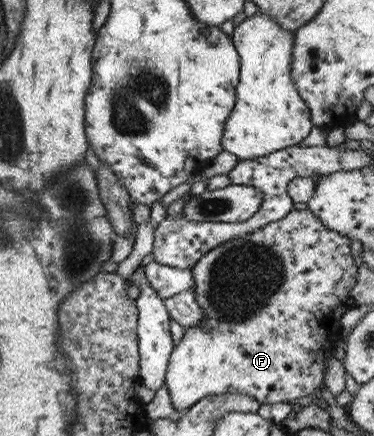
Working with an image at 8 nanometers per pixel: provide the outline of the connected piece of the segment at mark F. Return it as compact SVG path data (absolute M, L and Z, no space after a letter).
M306 208L304 211L292 210L280 220L262 225L260 229L255 229L252 233L246 233L242 237L228 239L228 241L224 241L204 253L191 267L195 302L202 308L204 317L200 319L198 325L185 329L181 339L176 345L173 345L163 381L175 411L181 413L206 395L224 392L250 395L260 404L288 403L296 399L301 403L321 405L316 393L320 388L326 387L323 379L324 362L328 361L326 356L333 353L334 346L340 340L339 319L347 311L345 301L354 286L356 270L358 270L356 267L357 258L350 255L349 243L348 237L344 237L332 229L326 229Z

